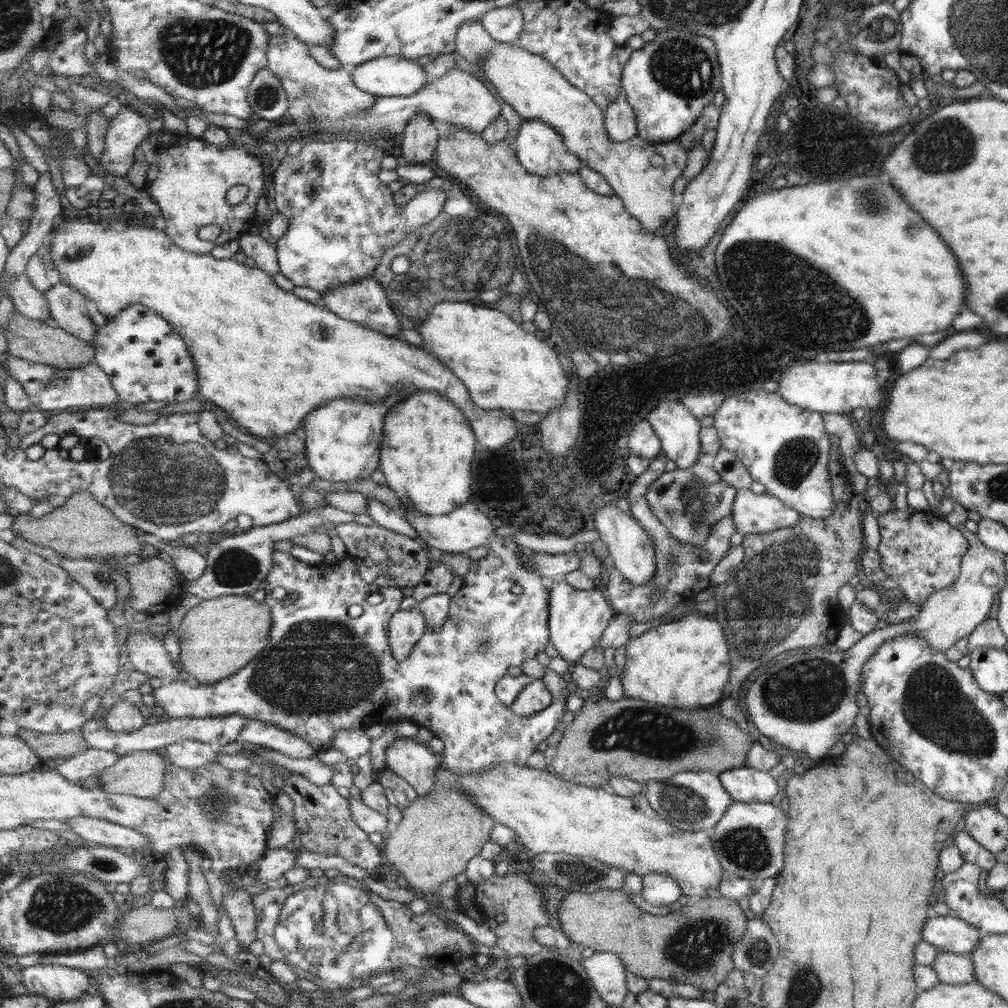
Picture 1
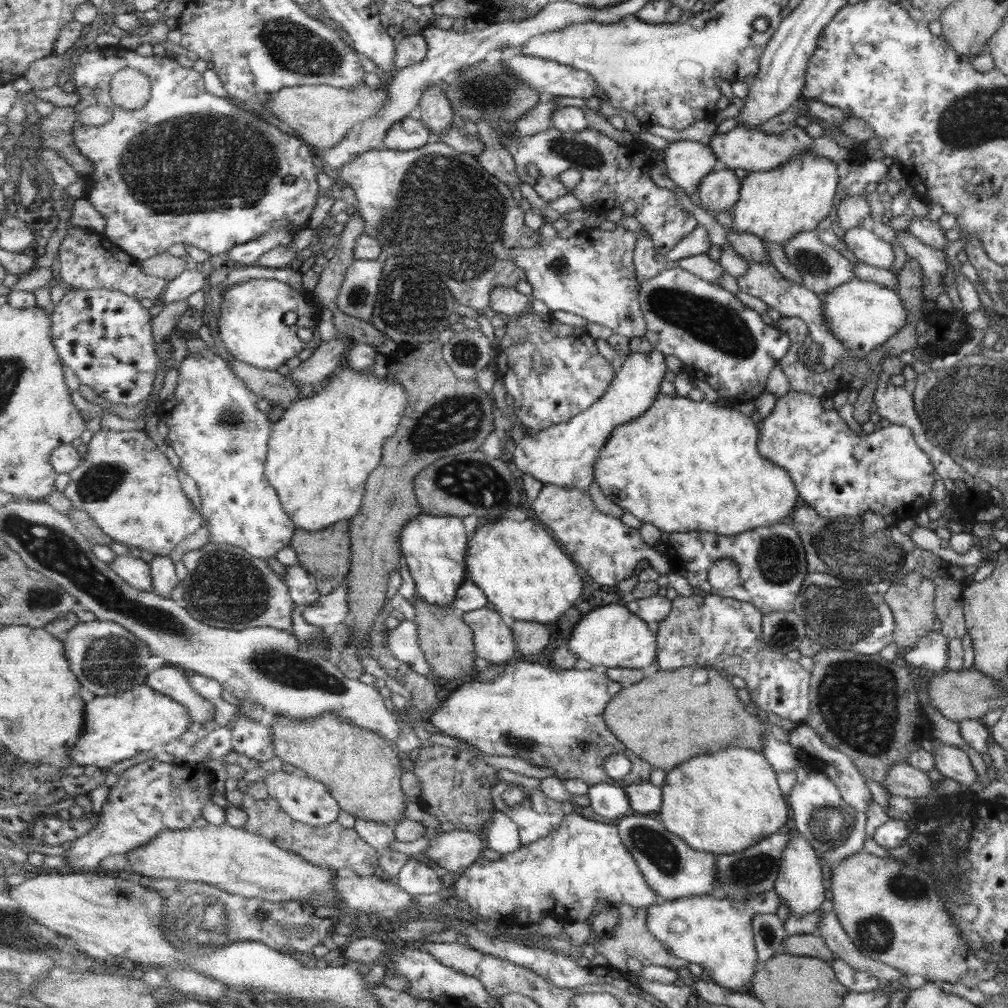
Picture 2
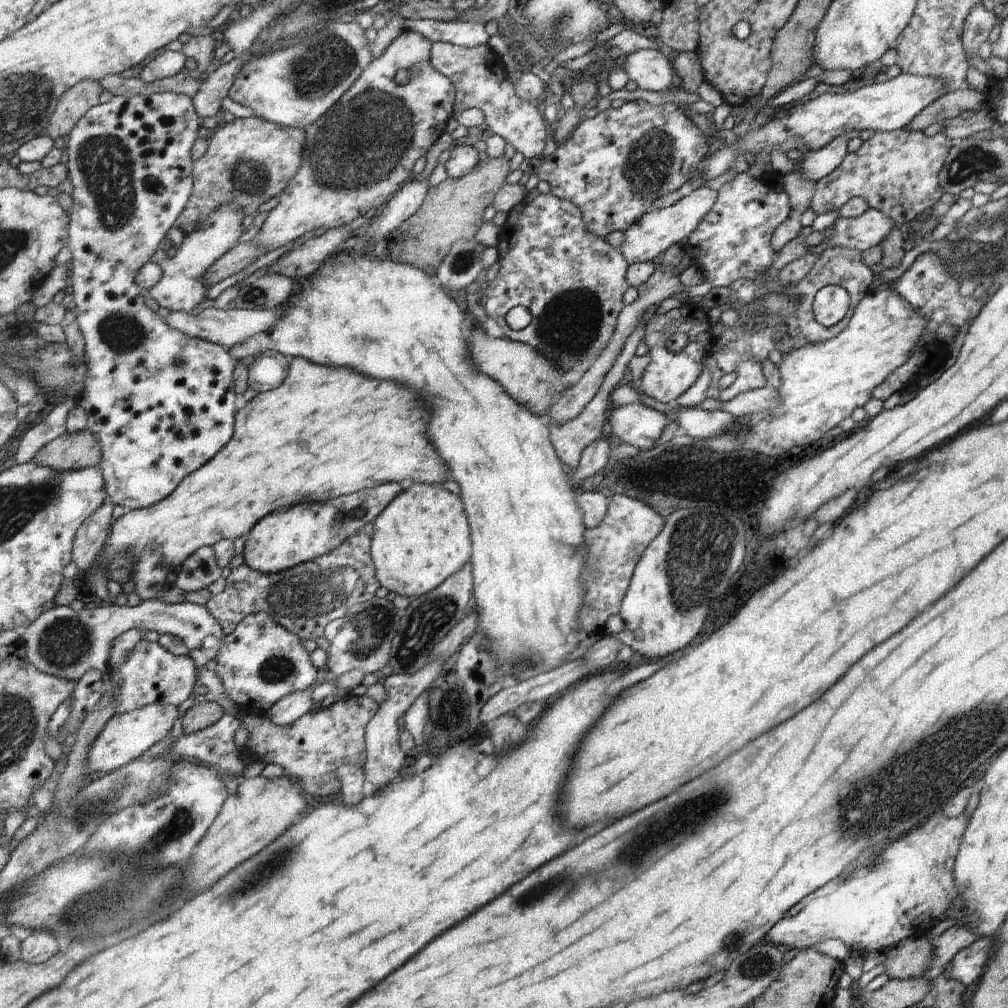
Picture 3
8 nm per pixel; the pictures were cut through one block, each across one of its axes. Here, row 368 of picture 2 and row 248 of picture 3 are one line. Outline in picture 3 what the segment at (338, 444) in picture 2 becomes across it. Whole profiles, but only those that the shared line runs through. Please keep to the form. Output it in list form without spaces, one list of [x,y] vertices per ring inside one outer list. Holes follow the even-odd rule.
[[[351,243],[341,246],[340,251],[335,256],[325,261],[307,280],[298,282],[297,290],[290,296],[288,302],[283,305],[284,309],[278,318],[278,321],[269,328],[268,332],[262,332],[255,336],[245,339],[242,343],[236,344],[228,349],[231,356],[237,361],[249,362],[257,356],[261,356],[268,351],[276,351],[292,357],[303,357],[311,362],[323,366],[332,367],[349,367],[355,370],[361,370],[361,374],[369,374],[371,378],[377,380],[395,380],[395,382],[411,382],[417,388],[425,390],[437,406],[437,412],[433,412],[433,424],[429,425],[428,432],[433,434],[433,442],[437,442],[437,450],[441,450],[441,456],[445,462],[451,466],[452,480],[459,484],[461,498],[464,499],[464,505],[468,511],[468,519],[472,530],[473,554],[470,560],[472,564],[472,573],[474,576],[474,602],[473,610],[479,615],[479,624],[477,632],[488,638],[488,650],[492,651],[498,658],[499,664],[510,667],[517,665],[519,661],[534,663],[537,667],[543,669],[556,669],[567,663],[567,658],[571,652],[575,652],[581,640],[578,636],[580,632],[580,615],[586,590],[583,588],[584,582],[581,582],[581,576],[584,574],[586,559],[588,558],[588,548],[585,548],[585,524],[584,512],[578,503],[578,494],[575,487],[571,486],[571,481],[563,472],[563,463],[556,453],[556,447],[551,441],[551,430],[547,427],[547,420],[541,416],[534,415],[528,408],[517,404],[512,396],[501,386],[494,378],[486,375],[477,366],[472,359],[468,347],[468,340],[463,336],[463,318],[469,318],[467,314],[461,311],[457,302],[447,295],[445,288],[440,284],[433,282],[433,277],[421,267],[410,265],[409,263],[397,262],[387,257],[379,259],[371,252],[349,254]]]

